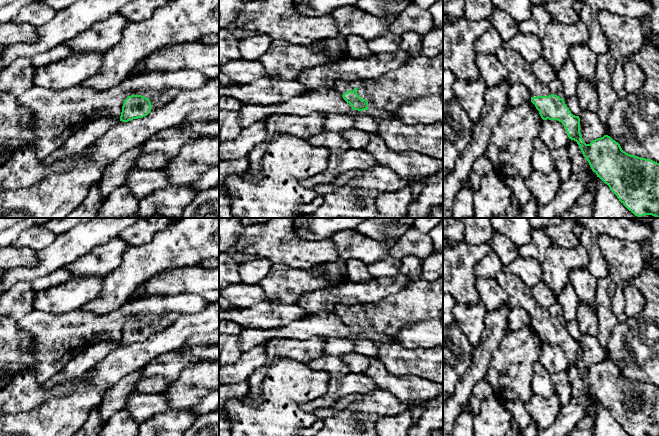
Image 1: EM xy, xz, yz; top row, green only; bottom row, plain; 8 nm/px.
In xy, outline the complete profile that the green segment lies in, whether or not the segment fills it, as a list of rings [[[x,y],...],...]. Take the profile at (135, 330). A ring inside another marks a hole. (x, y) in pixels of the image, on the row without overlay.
[[[164,312],[160,316],[144,316],[128,320],[123,327],[120,345],[128,346],[147,340],[153,331],[158,332],[171,326],[180,314]]]

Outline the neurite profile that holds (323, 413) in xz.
[[[330,406],[317,408],[313,413],[317,417],[317,419],[326,420],[327,418],[332,417],[332,415],[338,411],[339,409],[337,409],[335,406]]]

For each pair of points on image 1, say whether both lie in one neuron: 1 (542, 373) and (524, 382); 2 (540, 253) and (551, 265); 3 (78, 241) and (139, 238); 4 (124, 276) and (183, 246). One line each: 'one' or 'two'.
1: two
2: two
3: two
4: one

